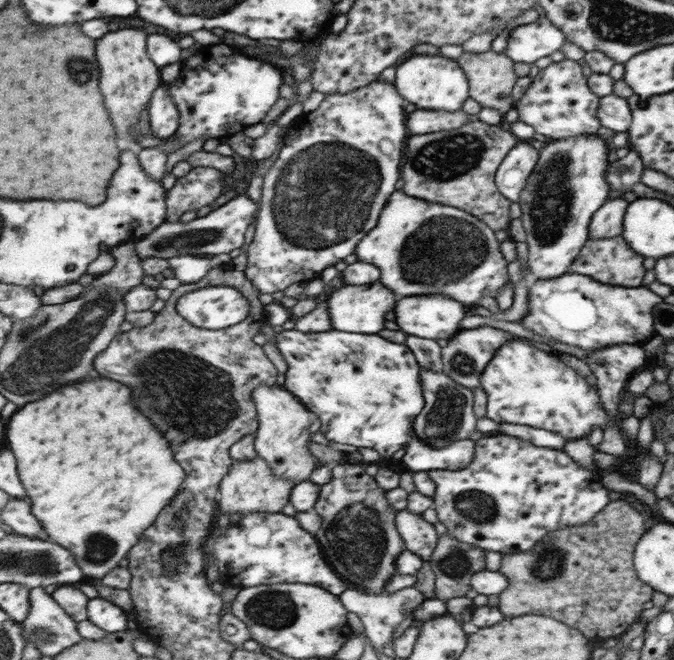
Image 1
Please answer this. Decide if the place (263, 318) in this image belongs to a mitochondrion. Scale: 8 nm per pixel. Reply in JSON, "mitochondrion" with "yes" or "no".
{"mitochondrion":"no"}

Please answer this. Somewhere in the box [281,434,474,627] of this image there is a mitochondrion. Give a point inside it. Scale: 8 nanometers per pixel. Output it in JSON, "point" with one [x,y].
{"point":[358,553]}

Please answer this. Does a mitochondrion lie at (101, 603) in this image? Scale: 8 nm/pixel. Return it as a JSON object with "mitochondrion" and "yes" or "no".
{"mitochondrion":"no"}

